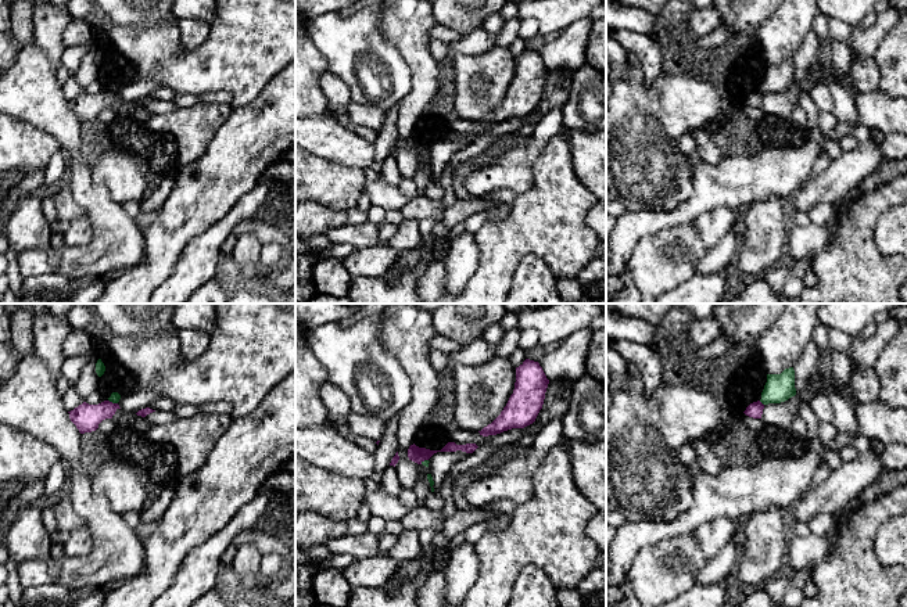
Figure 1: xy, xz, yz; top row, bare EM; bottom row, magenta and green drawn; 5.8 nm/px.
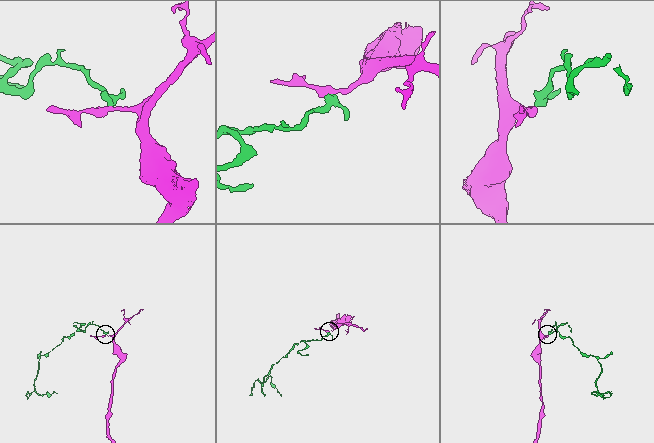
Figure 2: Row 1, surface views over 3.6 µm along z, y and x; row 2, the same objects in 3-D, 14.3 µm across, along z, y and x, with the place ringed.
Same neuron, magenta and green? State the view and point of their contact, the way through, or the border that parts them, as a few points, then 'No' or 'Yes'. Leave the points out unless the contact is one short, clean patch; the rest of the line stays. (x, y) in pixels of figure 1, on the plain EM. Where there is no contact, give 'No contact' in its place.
Touches magenta at yz (762, 93). Boundary: yz (759, 90), (763, 94). No

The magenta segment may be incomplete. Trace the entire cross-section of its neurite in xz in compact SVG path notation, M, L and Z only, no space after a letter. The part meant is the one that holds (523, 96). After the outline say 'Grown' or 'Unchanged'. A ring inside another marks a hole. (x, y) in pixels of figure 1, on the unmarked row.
M526 49L516 57L515 79L506 96L491 114L478 121L480 125L496 125L533 114L542 98L548 73L539 53Z. Unchanged

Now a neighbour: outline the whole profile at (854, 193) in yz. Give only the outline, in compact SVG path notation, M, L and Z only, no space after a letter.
M854 187L850 190L850 193L842 198L840 201L838 202L831 202L829 205L832 206L833 212L838 213L839 211L845 209L846 206L849 206L850 204L853 204L853 201L856 198L858 198L861 195L861 190L860 187Z

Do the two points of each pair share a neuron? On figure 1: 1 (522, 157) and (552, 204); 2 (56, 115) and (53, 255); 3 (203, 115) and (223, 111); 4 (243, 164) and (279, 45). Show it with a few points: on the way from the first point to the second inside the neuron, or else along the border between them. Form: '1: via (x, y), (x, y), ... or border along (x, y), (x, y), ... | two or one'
1: border along (547, 143), (533, 161), (531, 185), (515, 194) | two
2: via (74, 158), (82, 189), (100, 207), (96, 244) | one
3: via (208, 115), (218, 114) | one
4: border along (280, 71), (247, 104), (240, 106) | two

